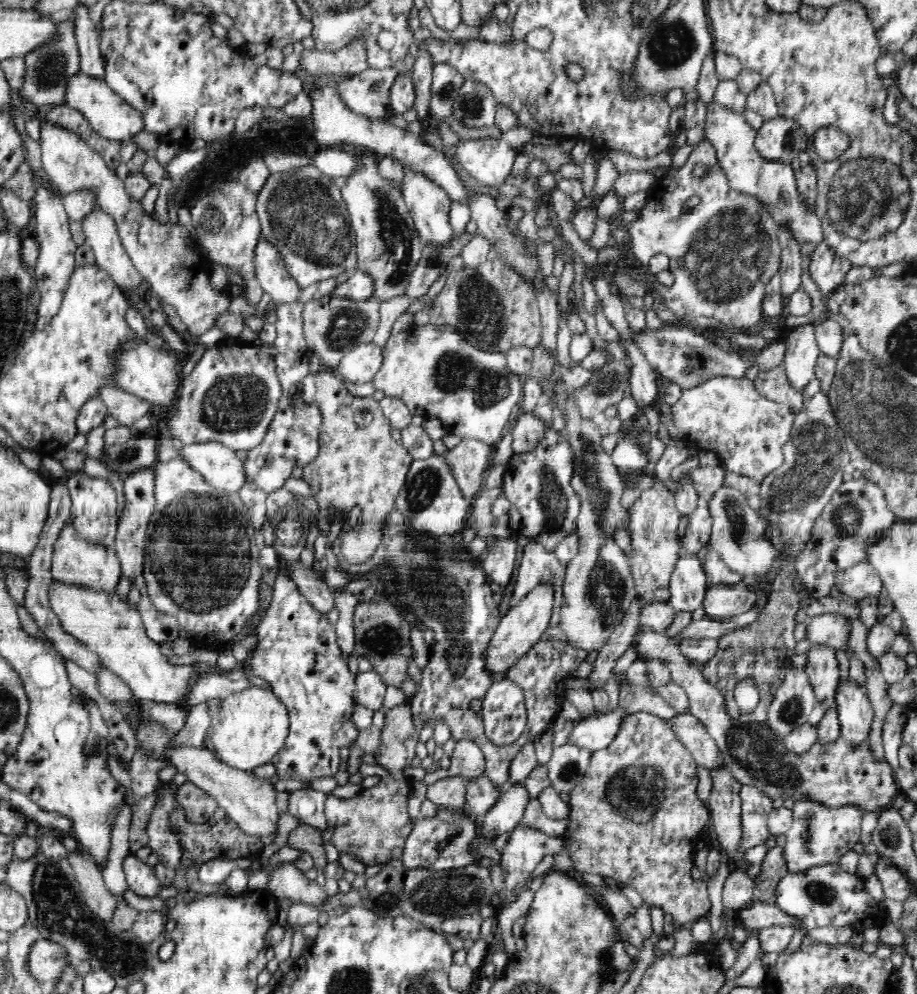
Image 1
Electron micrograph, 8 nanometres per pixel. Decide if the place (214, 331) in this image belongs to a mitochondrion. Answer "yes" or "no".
no

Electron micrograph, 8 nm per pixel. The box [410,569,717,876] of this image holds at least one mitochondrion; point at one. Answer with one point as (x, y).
(629, 789)

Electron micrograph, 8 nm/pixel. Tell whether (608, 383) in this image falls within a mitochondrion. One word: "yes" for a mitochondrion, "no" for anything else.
yes

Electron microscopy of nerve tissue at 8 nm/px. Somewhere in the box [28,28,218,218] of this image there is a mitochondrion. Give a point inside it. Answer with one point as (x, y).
(49, 66)

